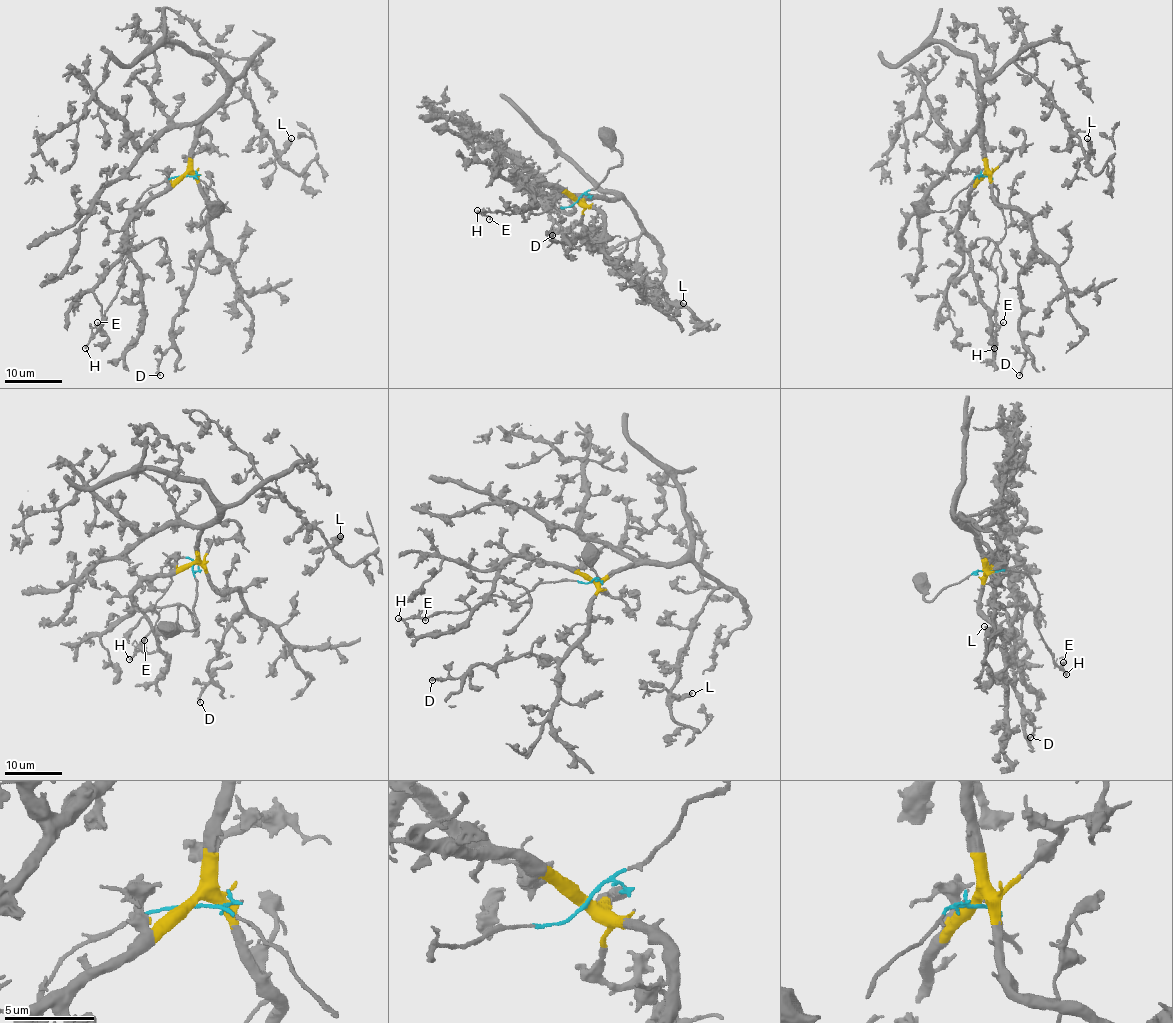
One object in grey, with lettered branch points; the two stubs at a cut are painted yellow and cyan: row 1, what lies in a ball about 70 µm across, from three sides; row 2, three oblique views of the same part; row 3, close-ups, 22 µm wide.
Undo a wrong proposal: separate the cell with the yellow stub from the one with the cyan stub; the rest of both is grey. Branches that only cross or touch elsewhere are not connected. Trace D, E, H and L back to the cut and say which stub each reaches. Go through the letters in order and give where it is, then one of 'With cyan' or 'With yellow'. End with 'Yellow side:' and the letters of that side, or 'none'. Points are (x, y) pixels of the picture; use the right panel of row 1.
D: Place: (1019, 375). With yellow
E: Place: (1003, 322). With cyan
H: Place: (994, 348). With cyan
L: Place: (1087, 138). With yellow
Yellow side: D, L

